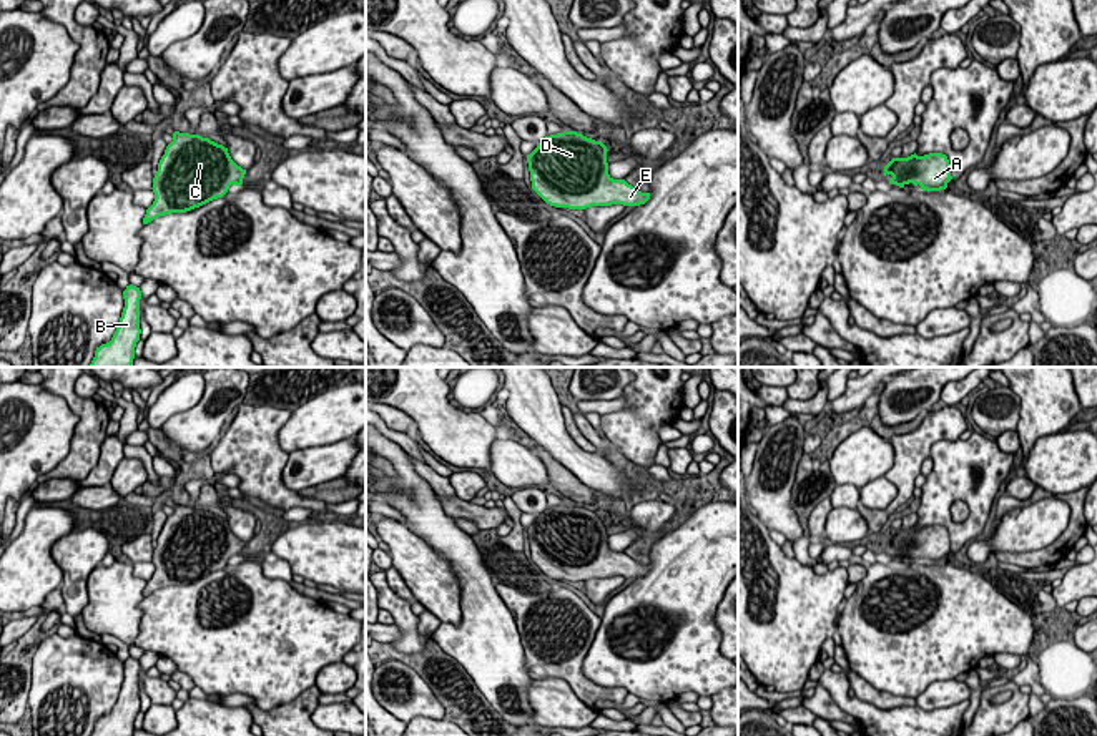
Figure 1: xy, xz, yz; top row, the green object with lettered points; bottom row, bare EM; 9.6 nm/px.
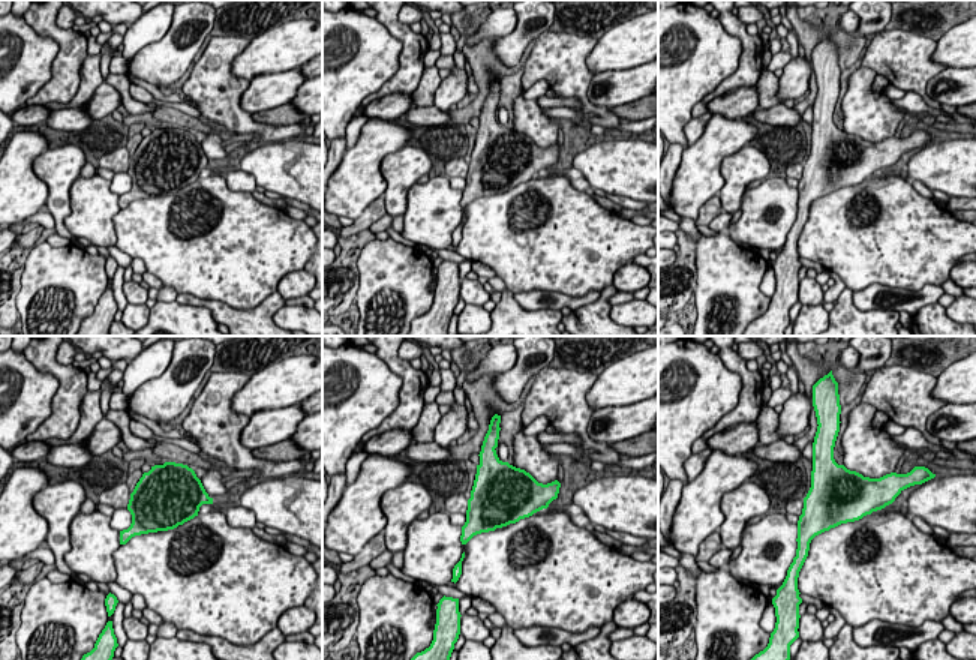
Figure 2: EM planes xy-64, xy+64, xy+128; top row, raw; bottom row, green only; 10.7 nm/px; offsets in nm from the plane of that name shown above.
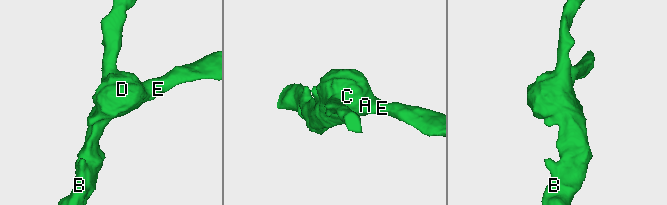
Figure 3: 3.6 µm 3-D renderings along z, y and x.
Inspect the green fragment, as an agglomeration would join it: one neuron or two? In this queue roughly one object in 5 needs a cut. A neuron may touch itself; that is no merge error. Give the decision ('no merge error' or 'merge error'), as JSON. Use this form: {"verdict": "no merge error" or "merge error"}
{"verdict": "no merge error"}

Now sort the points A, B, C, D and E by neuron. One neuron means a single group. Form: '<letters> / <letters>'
A B C D E

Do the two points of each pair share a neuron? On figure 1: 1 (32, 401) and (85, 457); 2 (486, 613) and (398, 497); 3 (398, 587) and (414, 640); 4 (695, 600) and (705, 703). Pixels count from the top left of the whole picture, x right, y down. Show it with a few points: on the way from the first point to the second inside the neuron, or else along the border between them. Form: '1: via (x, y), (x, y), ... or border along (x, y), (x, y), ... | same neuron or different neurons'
1: border along (67, 402), (78, 422), (70, 451), (47, 472) | different neurons
2: via (476, 583), (464, 557), (427, 520) | same neuron
3: border along (384, 572), (386, 583), (411, 603) | different neurons
4: border along (700, 695), (710, 696) | different neurons

